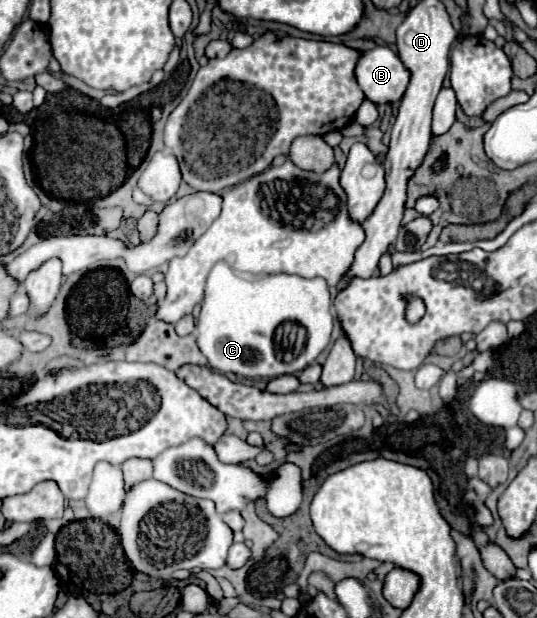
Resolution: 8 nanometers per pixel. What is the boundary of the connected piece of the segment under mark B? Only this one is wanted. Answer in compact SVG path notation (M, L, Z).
M377 46L361 54L357 62L357 82L375 104L391 104L403 98L409 84L409 70L387 46Z

